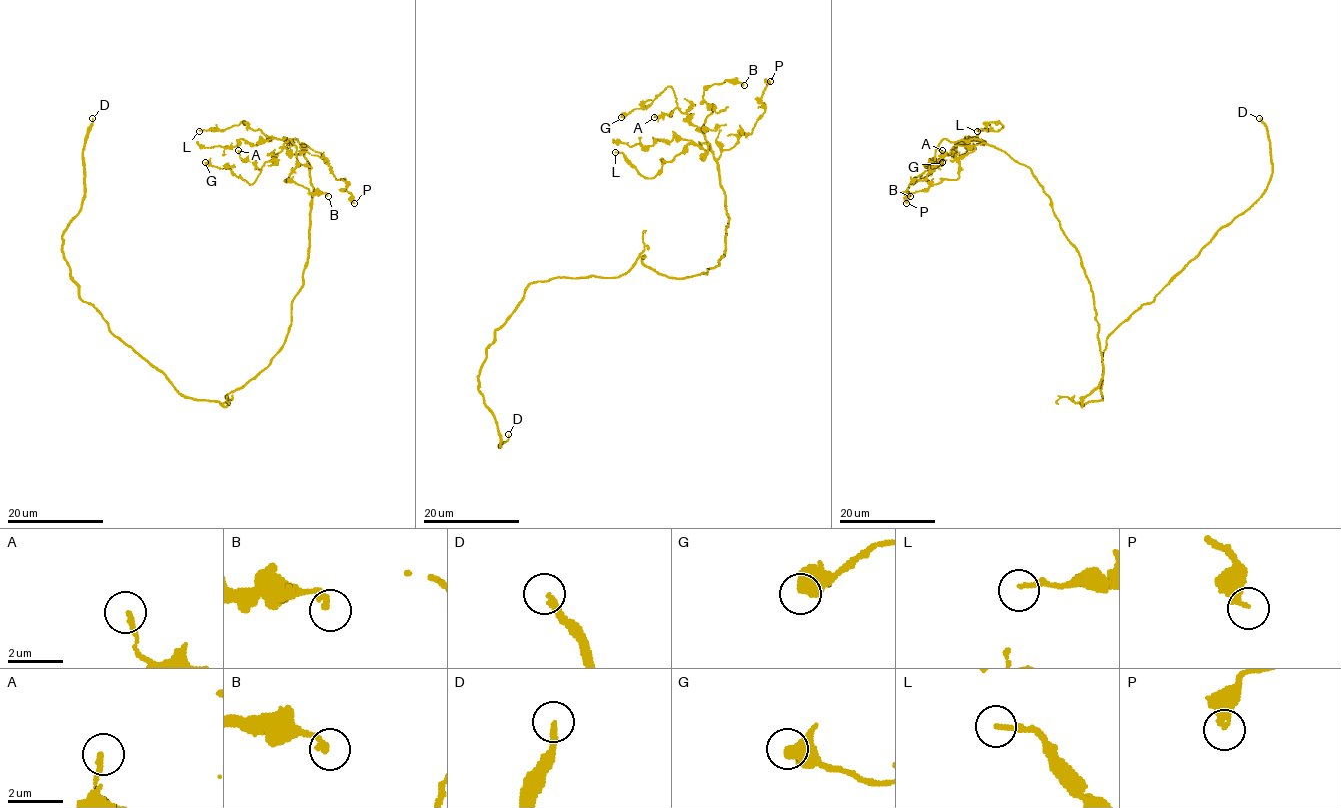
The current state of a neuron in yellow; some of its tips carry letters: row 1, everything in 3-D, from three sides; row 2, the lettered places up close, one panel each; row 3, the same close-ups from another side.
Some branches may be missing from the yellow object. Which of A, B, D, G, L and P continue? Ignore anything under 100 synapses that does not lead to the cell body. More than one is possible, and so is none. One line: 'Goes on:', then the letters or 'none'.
Goes on: D

